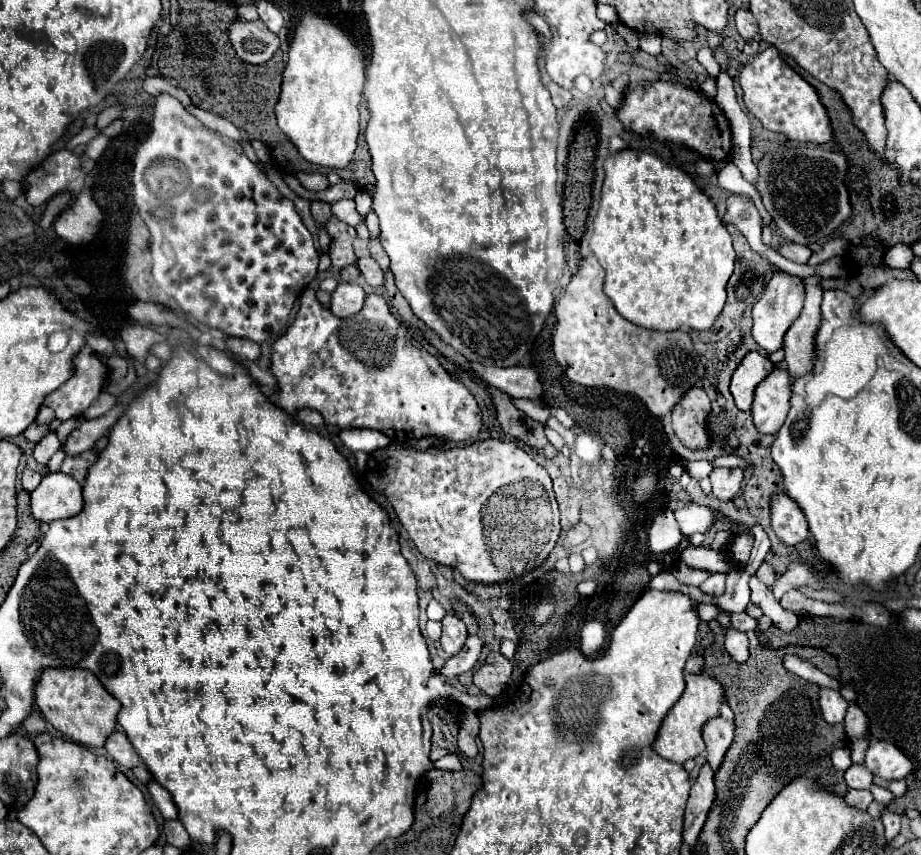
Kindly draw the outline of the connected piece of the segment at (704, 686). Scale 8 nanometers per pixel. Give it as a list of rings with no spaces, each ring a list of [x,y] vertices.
[[[685,672],[685,682],[687,682],[685,692],[679,698],[679,702],[665,716],[665,720],[661,724],[661,730],[659,730],[659,736],[655,740],[655,746],[653,746],[655,752],[659,752],[659,756],[663,756],[665,760],[677,762],[677,764],[683,764],[685,760],[695,758],[695,756],[705,752],[705,742],[701,738],[703,724],[707,720],[719,716],[721,702],[727,702],[723,686],[715,678],[711,678],[711,676]]]

